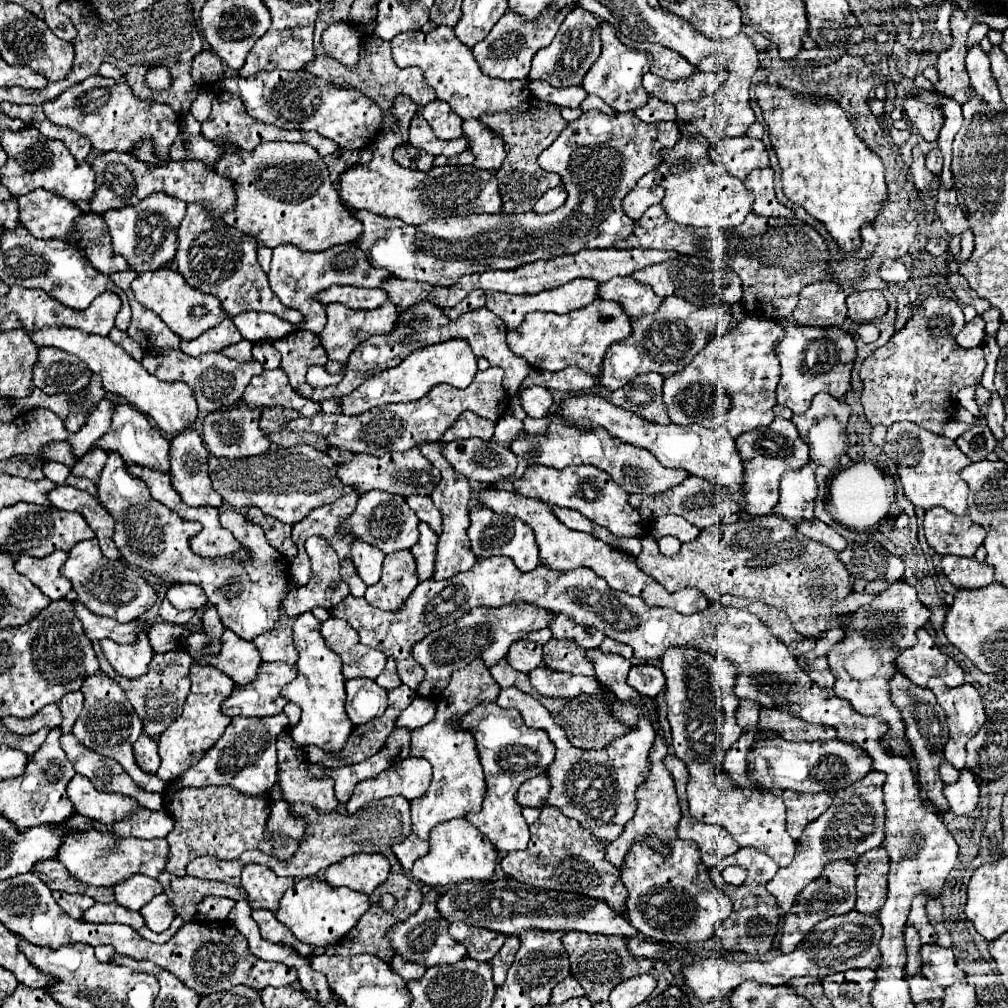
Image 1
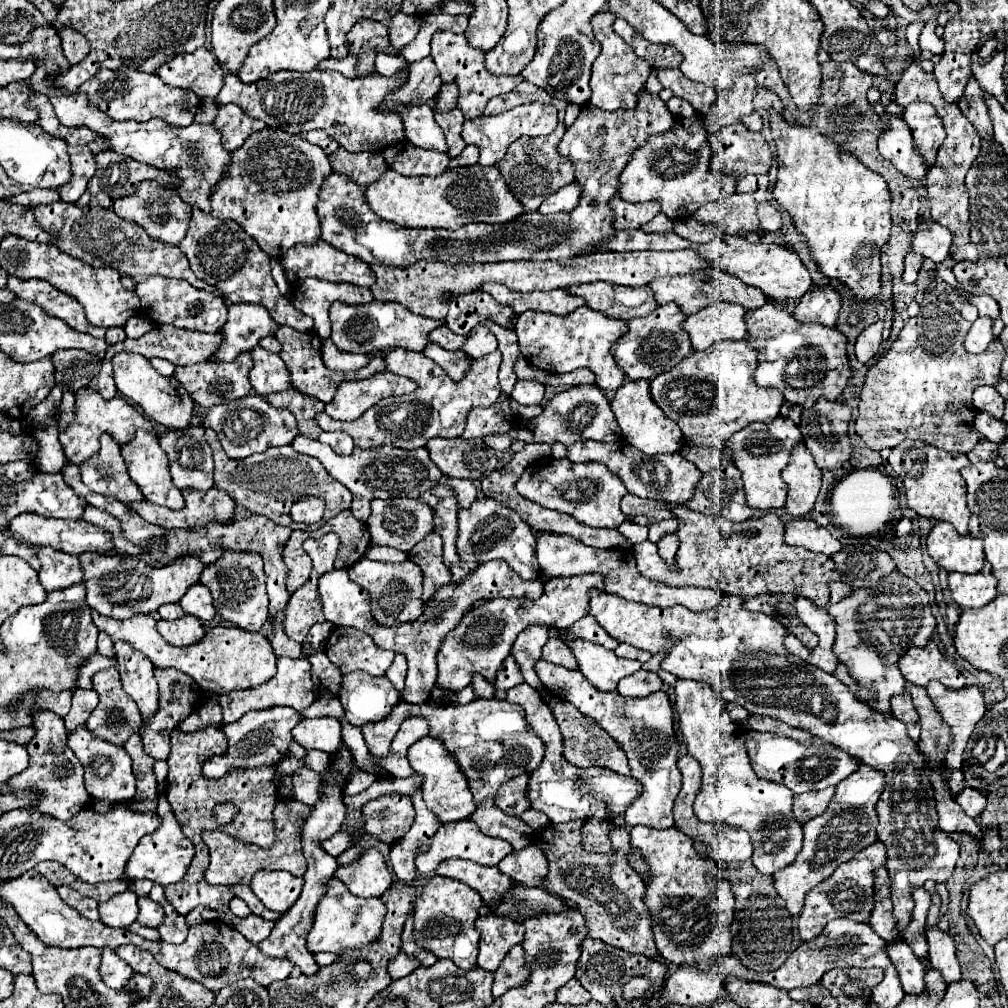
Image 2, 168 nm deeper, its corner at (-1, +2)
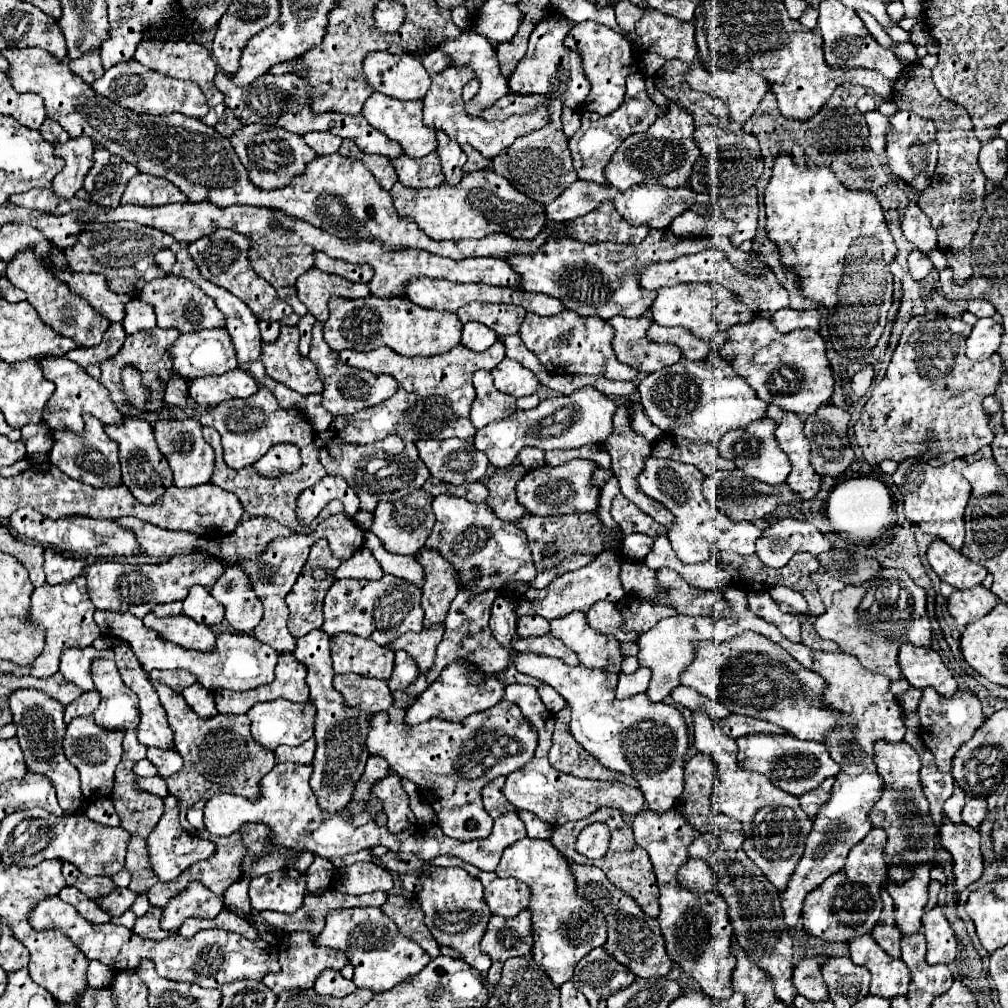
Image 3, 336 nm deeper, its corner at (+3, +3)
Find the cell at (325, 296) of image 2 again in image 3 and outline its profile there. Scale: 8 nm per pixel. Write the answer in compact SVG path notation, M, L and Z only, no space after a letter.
M310 268L298 278L296 290L298 290L300 302L306 304L308 312L322 322L328 320L328 300L332 296L344 296L344 298L370 296L368 284L350 282L342 276L332 276L318 268Z

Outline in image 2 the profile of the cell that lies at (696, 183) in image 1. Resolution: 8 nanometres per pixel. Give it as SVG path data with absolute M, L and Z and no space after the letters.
M692 115L688 119L676 119L676 127L664 135L654 135L654 139L648 139L644 147L636 151L636 155L630 159L628 167L620 175L620 197L632 203L642 203L656 199L660 201L660 211L666 213L670 219L680 221L692 217L704 203L708 201L724 201L736 191L736 179L728 175L716 175L710 171L710 143L706 141L706 133L702 127L702 117Z

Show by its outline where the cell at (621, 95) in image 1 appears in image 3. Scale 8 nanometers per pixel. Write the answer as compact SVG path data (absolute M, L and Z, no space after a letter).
M584 20L572 26L572 30L566 34L564 38L564 46L568 46L568 50L576 50L582 58L582 66L584 66L584 74L590 82L590 94L584 102L584 108L588 112L596 112L600 116L608 116L610 112L618 110L620 104L624 102L624 94L626 94L626 76L632 72L638 72L640 60L632 48L630 42L626 42L626 38L618 32L614 32L612 28L592 22L592 20Z

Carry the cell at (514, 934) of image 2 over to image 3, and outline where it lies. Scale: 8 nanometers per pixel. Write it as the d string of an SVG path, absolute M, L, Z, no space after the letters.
M528 910L520 912L514 918L492 916L488 930L482 938L480 948L492 958L492 968L486 974L486 982L496 986L500 980L502 966L512 956L526 956L532 952L532 914Z

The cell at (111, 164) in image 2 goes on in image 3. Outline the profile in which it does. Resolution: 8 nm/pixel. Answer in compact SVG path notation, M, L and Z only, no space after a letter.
M94 150L94 166L84 178L84 188L90 200L98 206L118 206L120 196L128 180L138 174L138 170L118 156L110 156L108 150Z

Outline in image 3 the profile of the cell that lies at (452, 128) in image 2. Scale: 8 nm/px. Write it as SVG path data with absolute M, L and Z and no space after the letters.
M438 130L436 134L438 134L438 150L436 150L436 152L440 154L440 162L442 162L442 166L444 166L446 182L448 182L450 186L456 186L456 184L462 180L462 176L464 176L462 166L464 166L464 162L466 162L468 158L466 158L466 154L460 150L460 146L458 146L456 142L452 142L442 130Z

